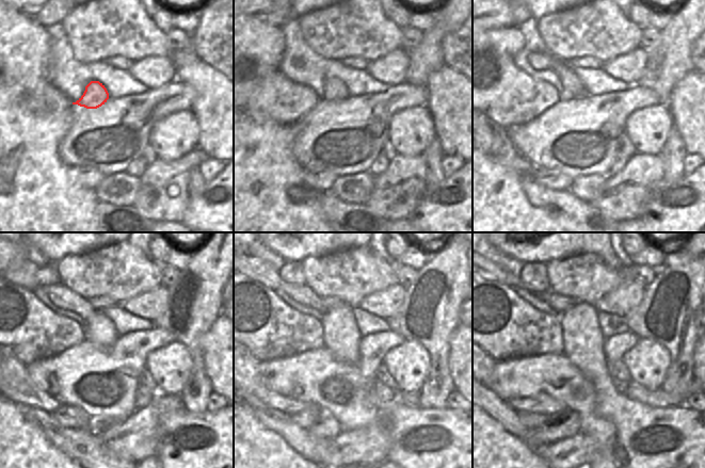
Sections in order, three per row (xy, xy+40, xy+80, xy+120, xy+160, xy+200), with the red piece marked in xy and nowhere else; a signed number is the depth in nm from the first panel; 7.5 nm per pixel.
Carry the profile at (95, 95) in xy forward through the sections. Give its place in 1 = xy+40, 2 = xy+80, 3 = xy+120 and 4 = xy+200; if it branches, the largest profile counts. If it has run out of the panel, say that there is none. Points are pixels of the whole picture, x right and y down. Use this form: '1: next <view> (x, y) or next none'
1: next xy+40 (334, 89)
2: next xy+80 (573, 87)
3: next xy+120 (61, 295)
4: next xy+200 (494, 272)

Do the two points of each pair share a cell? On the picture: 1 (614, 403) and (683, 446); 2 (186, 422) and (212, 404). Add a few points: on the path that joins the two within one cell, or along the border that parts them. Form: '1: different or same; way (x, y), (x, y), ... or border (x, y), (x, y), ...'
1: same; way (635, 416), (662, 416), (675, 428)
2: different; border (222, 407), (207, 412)

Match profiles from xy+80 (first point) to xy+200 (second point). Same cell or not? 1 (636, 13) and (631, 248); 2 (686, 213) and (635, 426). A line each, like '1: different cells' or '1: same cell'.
1: same cell
2: same cell

